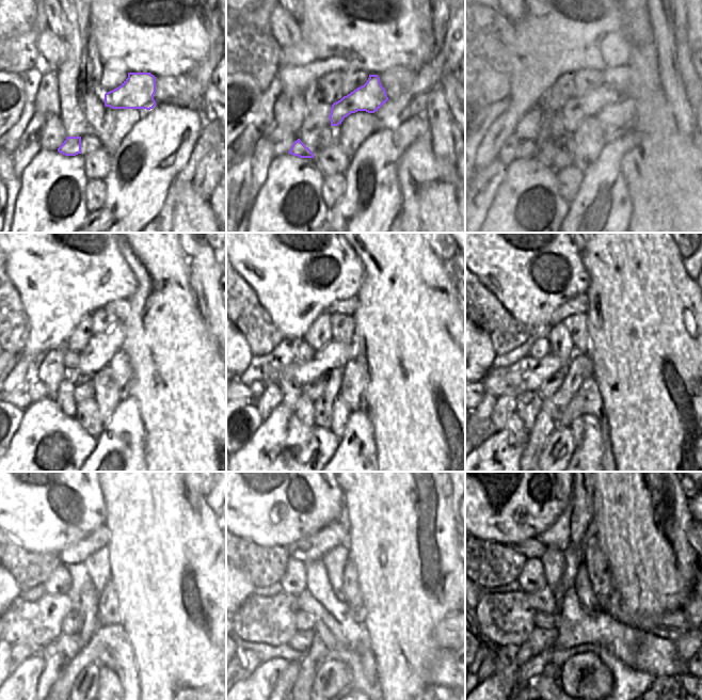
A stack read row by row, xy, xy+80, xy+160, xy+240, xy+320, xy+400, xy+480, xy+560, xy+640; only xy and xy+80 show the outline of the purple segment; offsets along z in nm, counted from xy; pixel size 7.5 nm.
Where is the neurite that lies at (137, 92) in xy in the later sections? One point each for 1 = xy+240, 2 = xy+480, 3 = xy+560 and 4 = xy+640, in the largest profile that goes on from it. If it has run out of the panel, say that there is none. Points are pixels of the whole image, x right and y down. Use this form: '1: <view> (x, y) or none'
1: xy+240 (100, 348)
2: xy+480 (27, 626)
3: xy+560 (270, 620)
4: xy+640 (506, 619)

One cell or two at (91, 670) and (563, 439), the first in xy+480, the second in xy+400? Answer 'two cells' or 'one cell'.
one cell

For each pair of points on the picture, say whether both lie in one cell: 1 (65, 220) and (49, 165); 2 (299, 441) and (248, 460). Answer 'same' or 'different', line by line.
1: same
2: same

